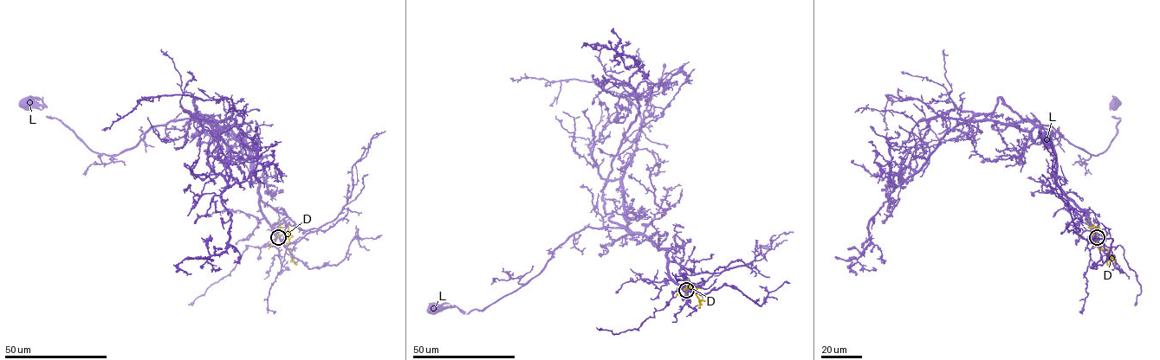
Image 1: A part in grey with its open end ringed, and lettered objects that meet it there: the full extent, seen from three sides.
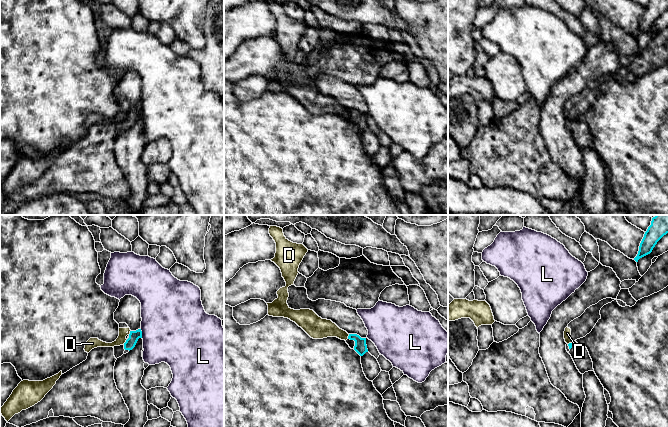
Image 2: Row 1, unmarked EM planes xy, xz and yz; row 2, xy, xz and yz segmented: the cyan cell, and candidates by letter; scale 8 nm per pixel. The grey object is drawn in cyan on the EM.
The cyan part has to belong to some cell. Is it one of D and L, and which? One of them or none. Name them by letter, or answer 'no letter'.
no letter

